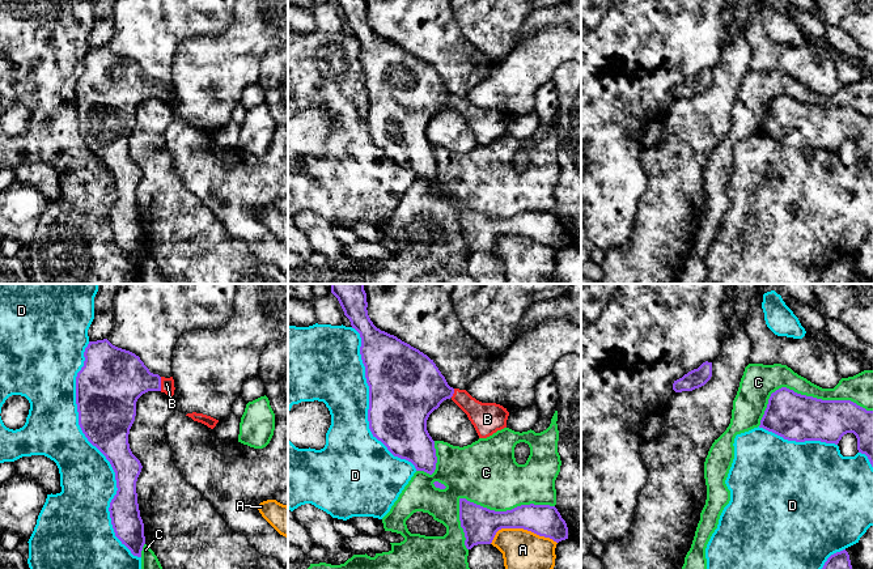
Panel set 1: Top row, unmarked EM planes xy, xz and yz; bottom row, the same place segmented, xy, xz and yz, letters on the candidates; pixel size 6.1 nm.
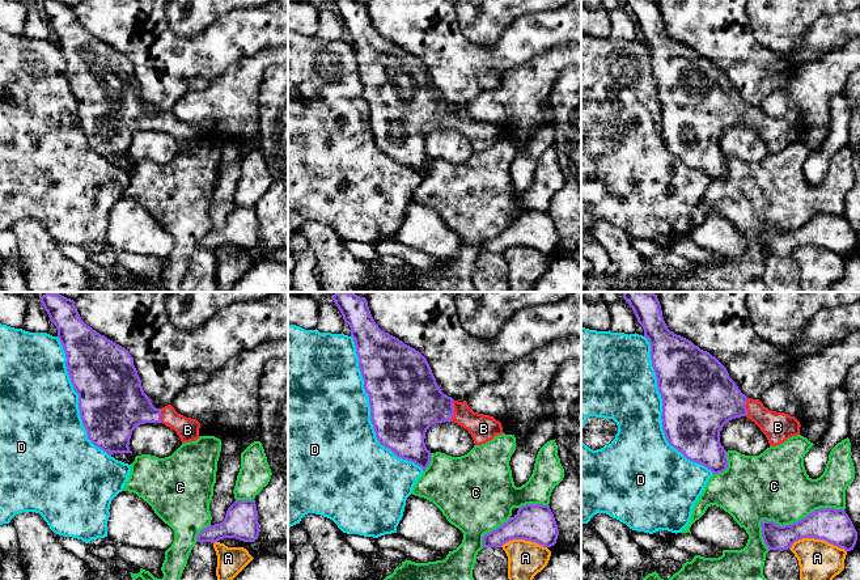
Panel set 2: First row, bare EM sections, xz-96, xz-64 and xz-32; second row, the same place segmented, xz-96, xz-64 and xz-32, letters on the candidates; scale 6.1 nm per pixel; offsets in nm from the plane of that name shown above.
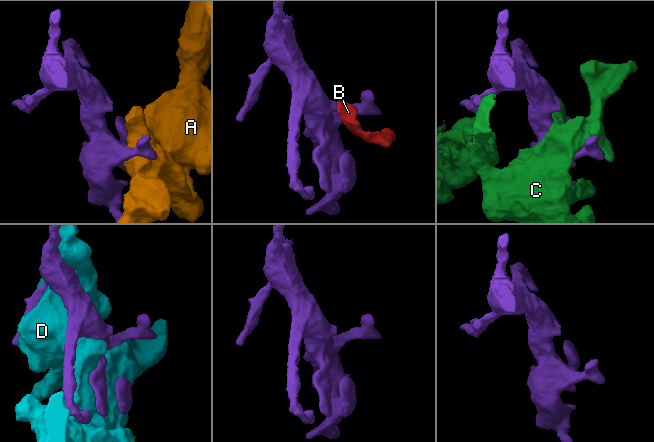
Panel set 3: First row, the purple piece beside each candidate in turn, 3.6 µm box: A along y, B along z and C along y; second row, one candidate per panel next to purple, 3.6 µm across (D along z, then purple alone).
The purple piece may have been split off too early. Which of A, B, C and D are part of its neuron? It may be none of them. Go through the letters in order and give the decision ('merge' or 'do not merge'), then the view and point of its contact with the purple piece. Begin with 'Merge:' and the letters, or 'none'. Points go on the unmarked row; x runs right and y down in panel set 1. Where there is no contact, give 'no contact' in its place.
Merge: B
A: do not merge | xz (521, 234)
B: merge | xy (160, 90)
C: do not merge | xz (484, 215)
D: do not merge | xy (100, 157)

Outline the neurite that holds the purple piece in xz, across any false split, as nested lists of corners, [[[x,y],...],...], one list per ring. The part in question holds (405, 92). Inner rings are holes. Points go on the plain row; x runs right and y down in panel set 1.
[[[366,0],[332,1],[361,44],[360,61],[369,93],[369,136],[394,164],[411,169],[416,178],[429,182],[435,179],[437,164],[435,148],[427,137],[427,127],[446,106],[452,106],[467,122],[479,145],[487,145],[507,135],[507,115],[496,110],[482,110],[466,97],[450,94],[433,67],[397,43],[377,35],[368,22]]]

